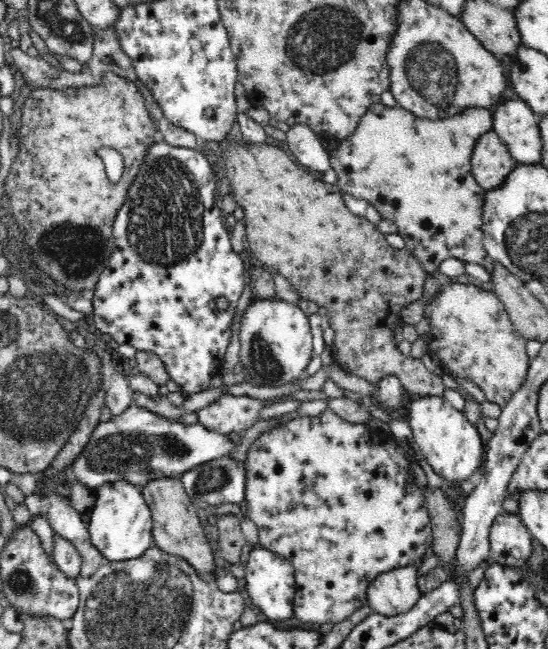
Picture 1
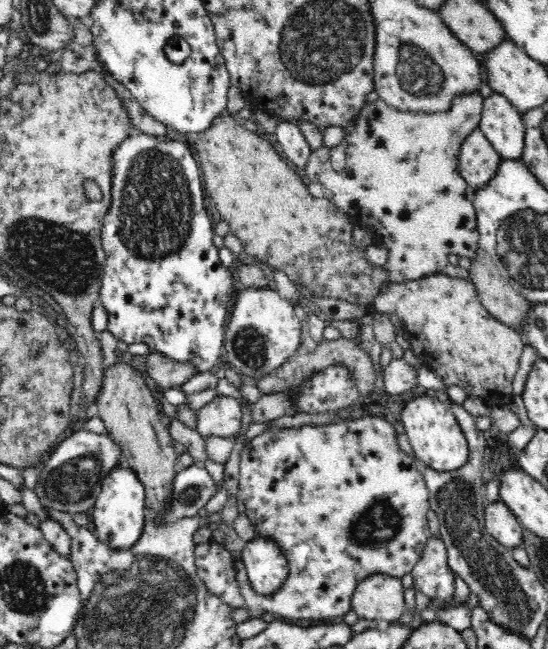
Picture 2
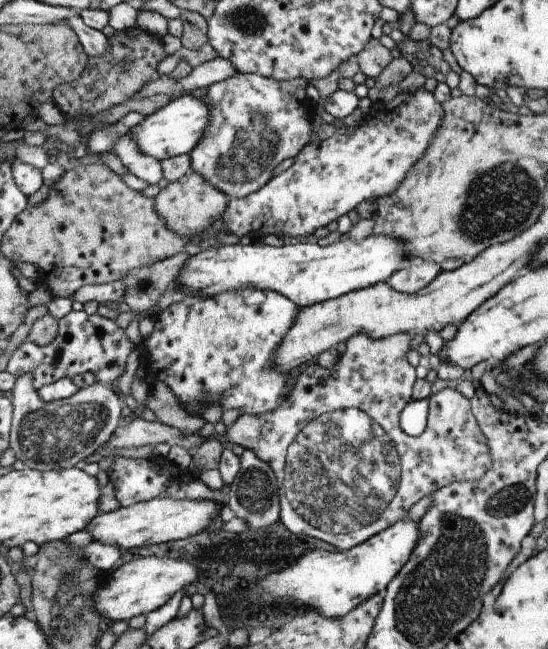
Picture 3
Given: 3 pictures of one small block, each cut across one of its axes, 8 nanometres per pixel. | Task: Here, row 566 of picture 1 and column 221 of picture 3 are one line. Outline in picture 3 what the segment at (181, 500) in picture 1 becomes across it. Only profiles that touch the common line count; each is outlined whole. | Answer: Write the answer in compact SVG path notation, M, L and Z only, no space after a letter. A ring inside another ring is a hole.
M188 172L180 180L160 189L153 201L155 211L165 220L166 226L179 237L188 238L210 229L227 207L226 195L194 172Z

